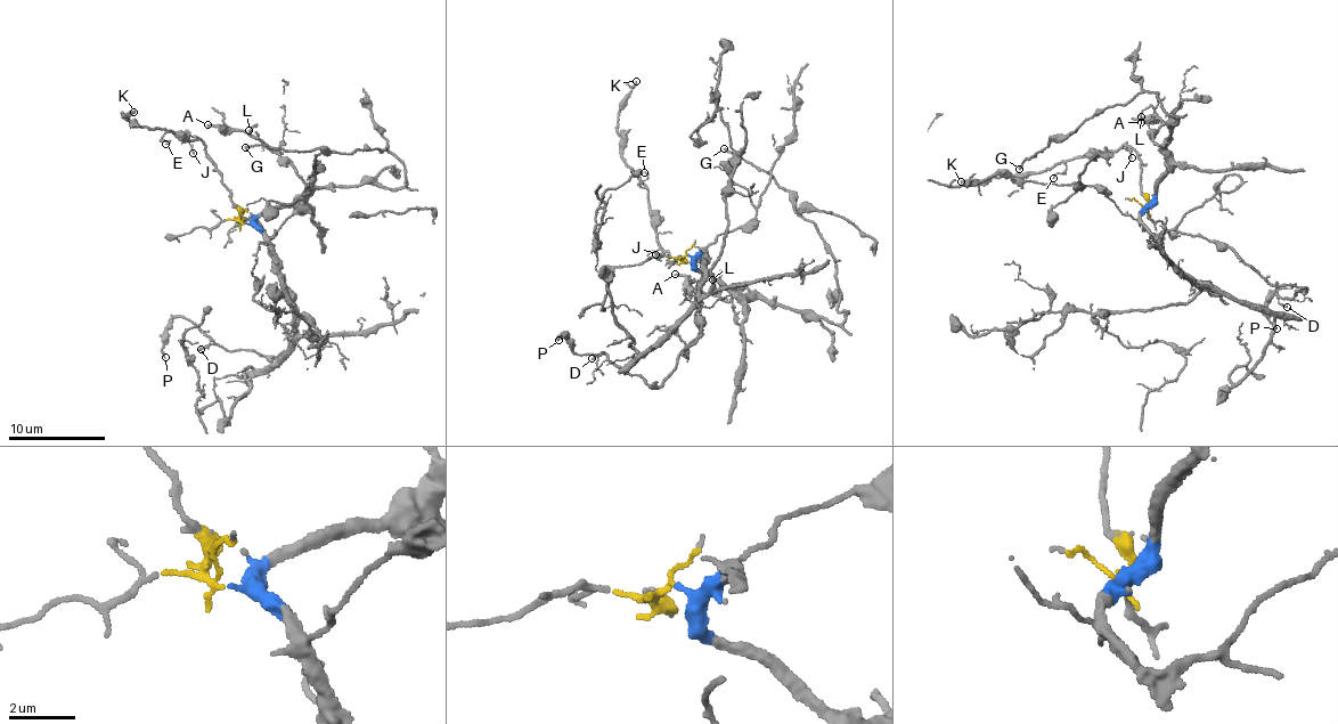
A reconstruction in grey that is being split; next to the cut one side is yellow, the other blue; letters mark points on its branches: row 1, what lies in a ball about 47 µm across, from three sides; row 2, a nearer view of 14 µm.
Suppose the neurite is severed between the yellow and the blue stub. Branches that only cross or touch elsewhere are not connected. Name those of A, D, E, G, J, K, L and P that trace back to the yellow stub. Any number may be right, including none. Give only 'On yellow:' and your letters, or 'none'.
On yellow: E, J, K

